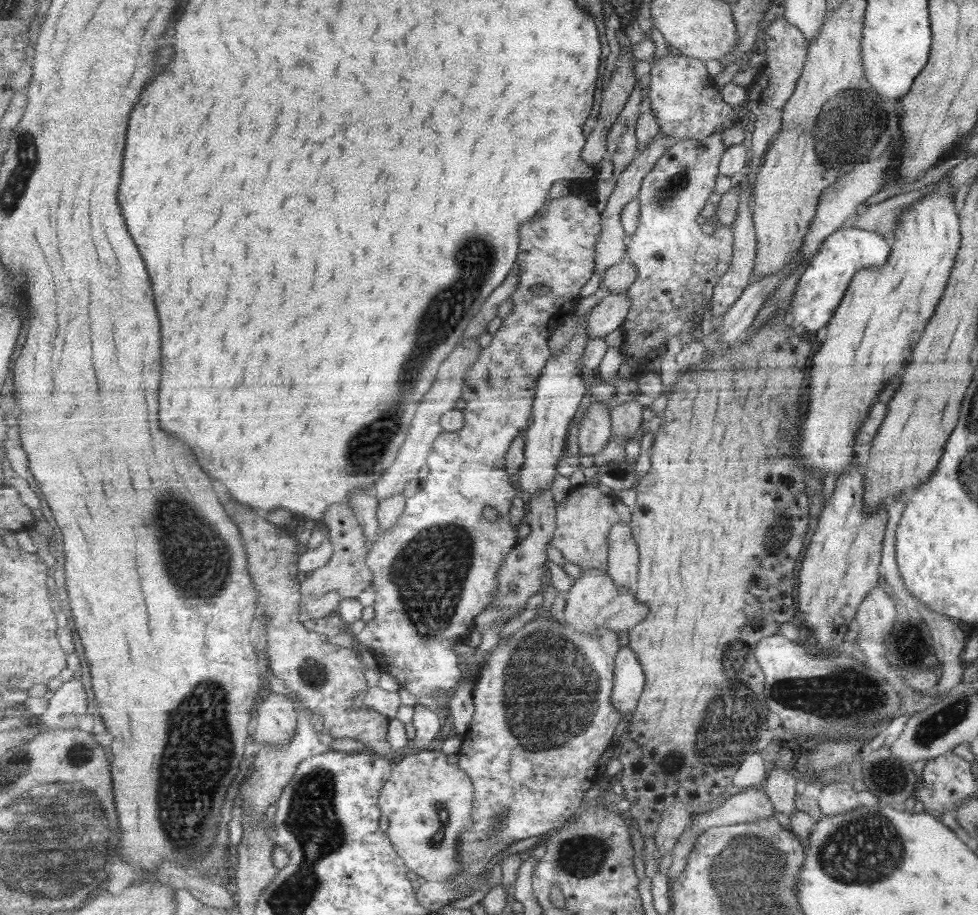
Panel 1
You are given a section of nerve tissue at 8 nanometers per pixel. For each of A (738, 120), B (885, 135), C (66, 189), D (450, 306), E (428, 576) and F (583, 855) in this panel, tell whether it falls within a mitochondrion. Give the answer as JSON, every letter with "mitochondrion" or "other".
{"A":"other","B":"mitochondrion","C":"other","D":"mitochondrion","E":"mitochondrion","F":"mitochondrion"}

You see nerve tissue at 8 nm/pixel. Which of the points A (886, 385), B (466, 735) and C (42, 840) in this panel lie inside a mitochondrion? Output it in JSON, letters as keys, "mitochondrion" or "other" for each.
{"A":"other","B":"other","C":"mitochondrion"}

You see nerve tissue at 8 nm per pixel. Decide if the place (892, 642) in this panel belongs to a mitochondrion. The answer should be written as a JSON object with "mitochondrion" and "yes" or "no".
{"mitochondrion":"no"}

